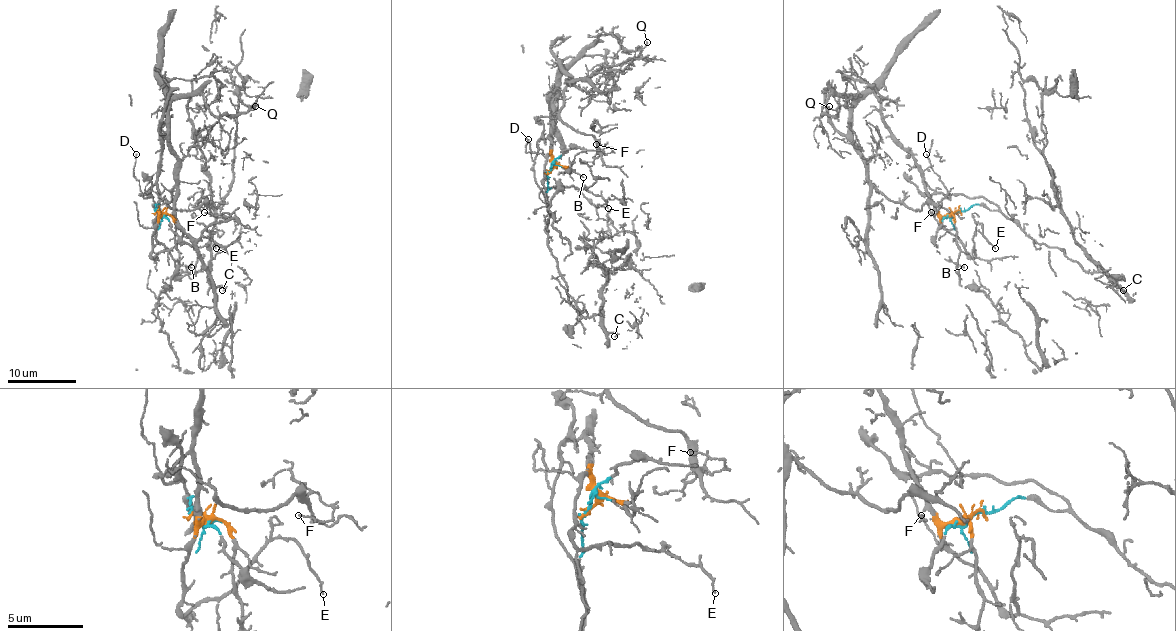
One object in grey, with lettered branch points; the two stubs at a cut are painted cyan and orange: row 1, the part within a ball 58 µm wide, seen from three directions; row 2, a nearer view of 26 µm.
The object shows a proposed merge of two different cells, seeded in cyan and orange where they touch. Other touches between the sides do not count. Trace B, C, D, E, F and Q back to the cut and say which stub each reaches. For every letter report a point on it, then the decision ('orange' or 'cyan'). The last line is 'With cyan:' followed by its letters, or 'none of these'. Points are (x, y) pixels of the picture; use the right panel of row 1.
B: (964, 267) | orange
C: (1123, 290) | cyan
D: (926, 154) | cyan
E: (995, 248) | orange
F: (931, 212) | orange
Q: (829, 106) | orange
With cyan: C, D

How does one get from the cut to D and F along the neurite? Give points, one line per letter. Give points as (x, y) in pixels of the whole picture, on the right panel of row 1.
D: (958, 210), (980, 205), (990, 210), (999, 208), (982, 196), (951, 195), (932, 169), (927, 153)
F: (958, 210), (937, 210), (923, 170), (868, 93), (851, 127), (866, 177), (913, 210), (940, 203), (932, 212)

